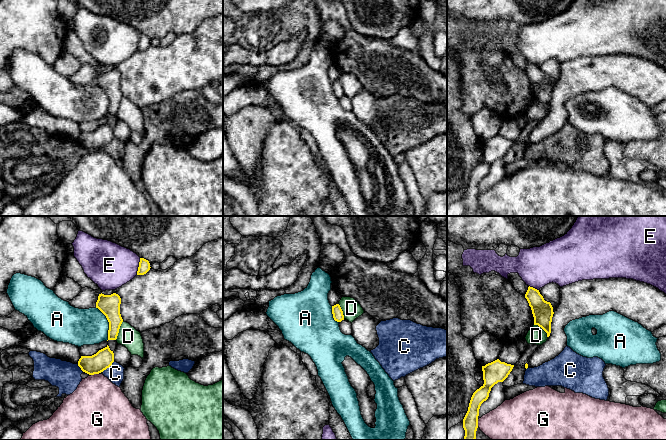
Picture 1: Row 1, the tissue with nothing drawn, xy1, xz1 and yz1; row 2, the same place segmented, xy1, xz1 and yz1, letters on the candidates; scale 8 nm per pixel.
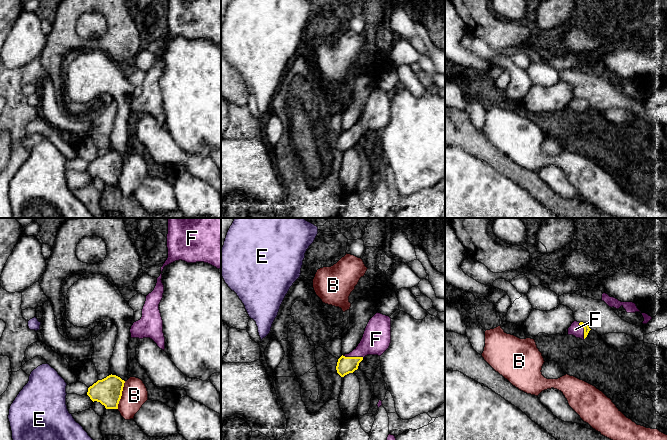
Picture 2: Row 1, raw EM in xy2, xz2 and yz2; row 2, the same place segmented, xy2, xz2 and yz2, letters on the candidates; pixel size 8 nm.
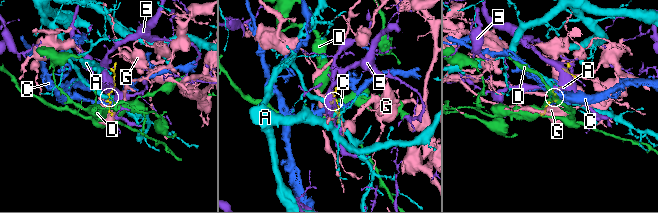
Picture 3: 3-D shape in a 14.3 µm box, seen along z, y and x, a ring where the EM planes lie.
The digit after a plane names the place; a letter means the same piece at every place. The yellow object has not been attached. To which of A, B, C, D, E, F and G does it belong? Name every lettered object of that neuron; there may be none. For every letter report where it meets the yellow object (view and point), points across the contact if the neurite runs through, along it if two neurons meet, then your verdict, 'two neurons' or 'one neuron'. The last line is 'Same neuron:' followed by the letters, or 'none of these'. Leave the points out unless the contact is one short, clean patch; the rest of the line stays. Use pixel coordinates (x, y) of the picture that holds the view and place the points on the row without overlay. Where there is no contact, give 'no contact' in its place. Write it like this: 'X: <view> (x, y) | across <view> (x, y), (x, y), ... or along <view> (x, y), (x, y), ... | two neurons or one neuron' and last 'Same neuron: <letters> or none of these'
A: xy1 (109, 99) | along xy1 (95, 83), (105, 92), (108, 98), (107, 116) | two neurons
B: xy2 (121, 171) | two neurons
C: xy1 (108, 143) | along xy1 (114, 137), (102, 147) | two neurons
D: xy1 (118, 106) | along xy1 (123, 97), (115, 115) | two neurons
E: xy1 (139, 42) | two neurons
F: xz2 (353, 133) | across xz2 (345, 141), (353, 133), (376, 115) | one neuron
G: xy1 (94, 149) | two neurons
Same neuron: F

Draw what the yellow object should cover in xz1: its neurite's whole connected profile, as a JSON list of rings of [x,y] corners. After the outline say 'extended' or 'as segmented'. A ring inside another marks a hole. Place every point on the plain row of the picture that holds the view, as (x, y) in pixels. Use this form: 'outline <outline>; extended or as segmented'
outline [[[339,80],[332,82],[332,90],[335,97],[341,98],[344,96],[343,87]]]; as segmented

